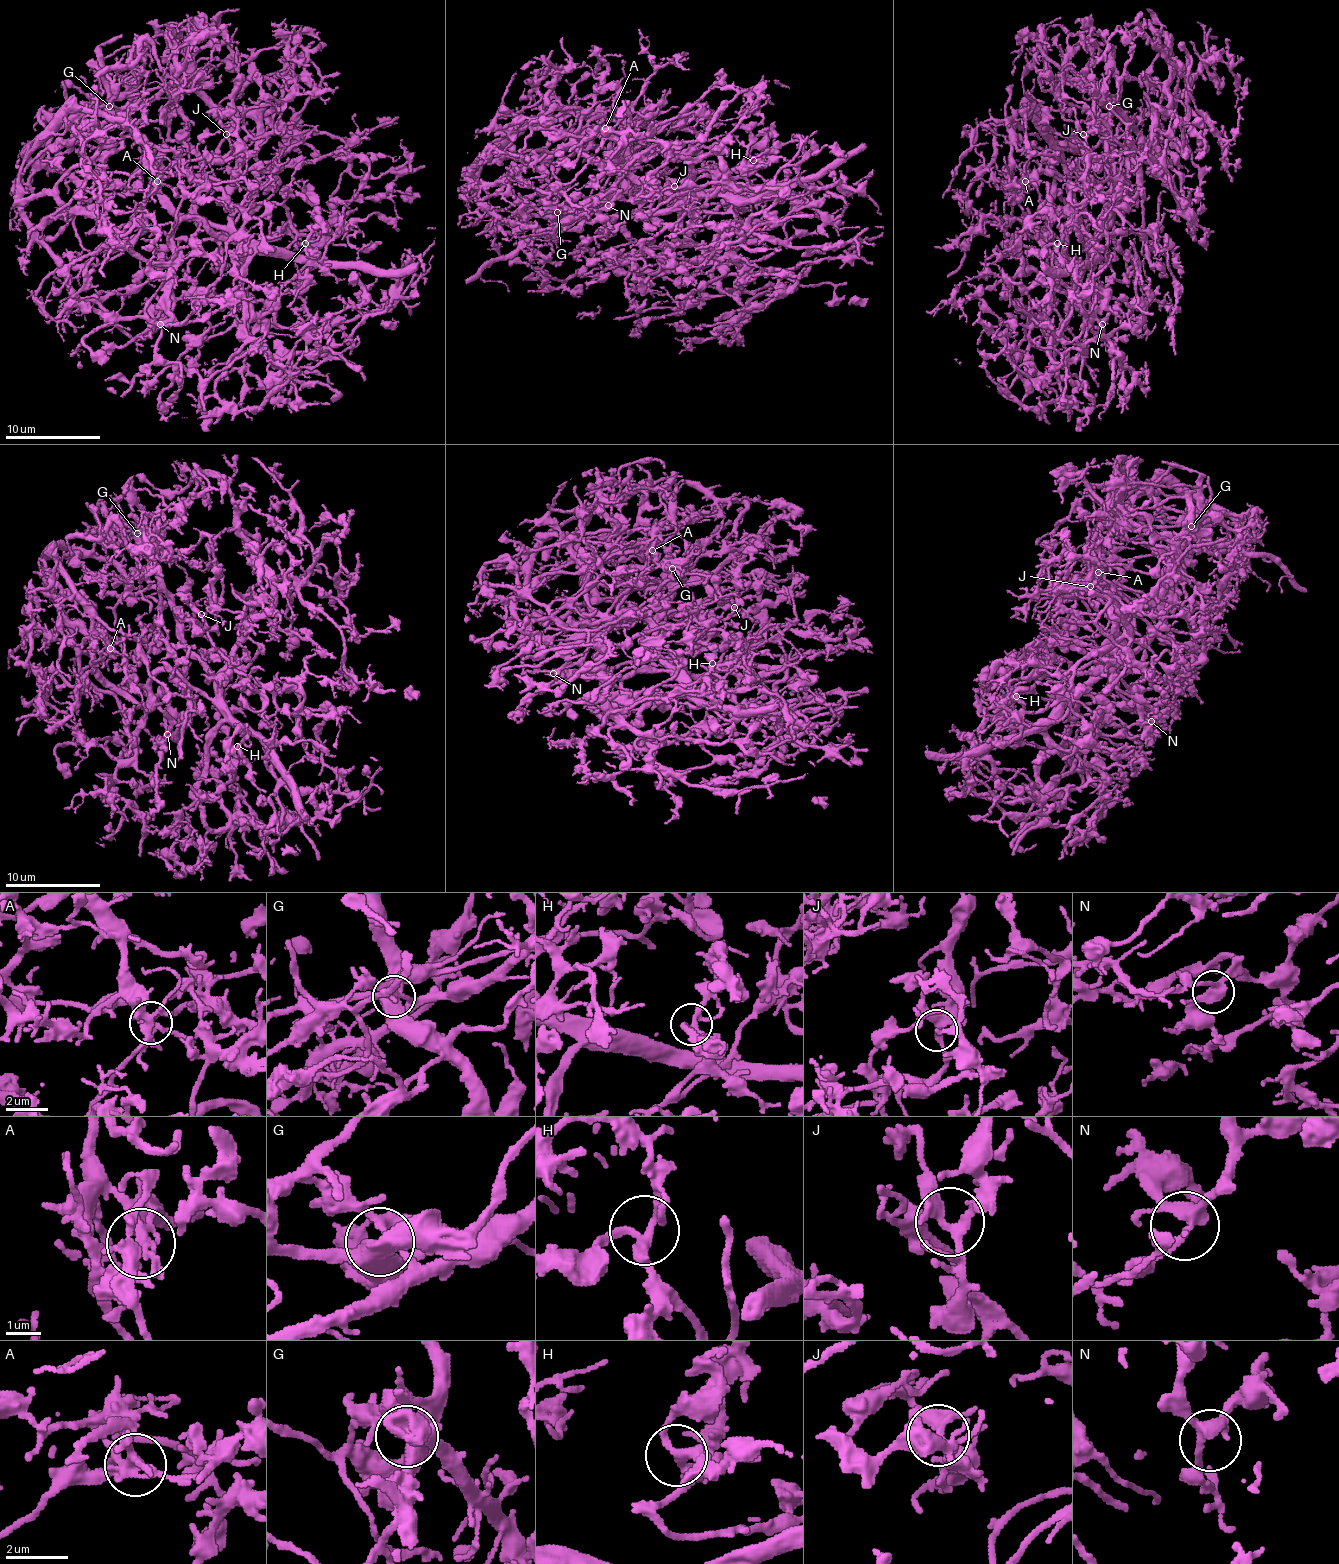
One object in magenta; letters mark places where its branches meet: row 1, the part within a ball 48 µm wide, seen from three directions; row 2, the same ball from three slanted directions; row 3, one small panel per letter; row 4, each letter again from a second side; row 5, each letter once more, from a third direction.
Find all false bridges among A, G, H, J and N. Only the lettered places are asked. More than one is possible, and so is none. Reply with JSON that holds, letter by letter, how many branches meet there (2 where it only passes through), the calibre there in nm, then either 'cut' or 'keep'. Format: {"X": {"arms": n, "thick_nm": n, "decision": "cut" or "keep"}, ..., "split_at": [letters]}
{"A": {"arms": 4, "thick_nm": 280, "decision": "cut"}, "G": {"arms": 6, "thick_nm": 500, "decision": "cut"}, "H": {"arms": 4, "thick_nm": 280, "decision": "keep"}, "J": {"arms": 4, "thick_nm": 280, "decision": "keep"}, "N": {"arms": 4, "thick_nm": 340, "decision": "keep"}, "split_at": ["A", "G"]}

